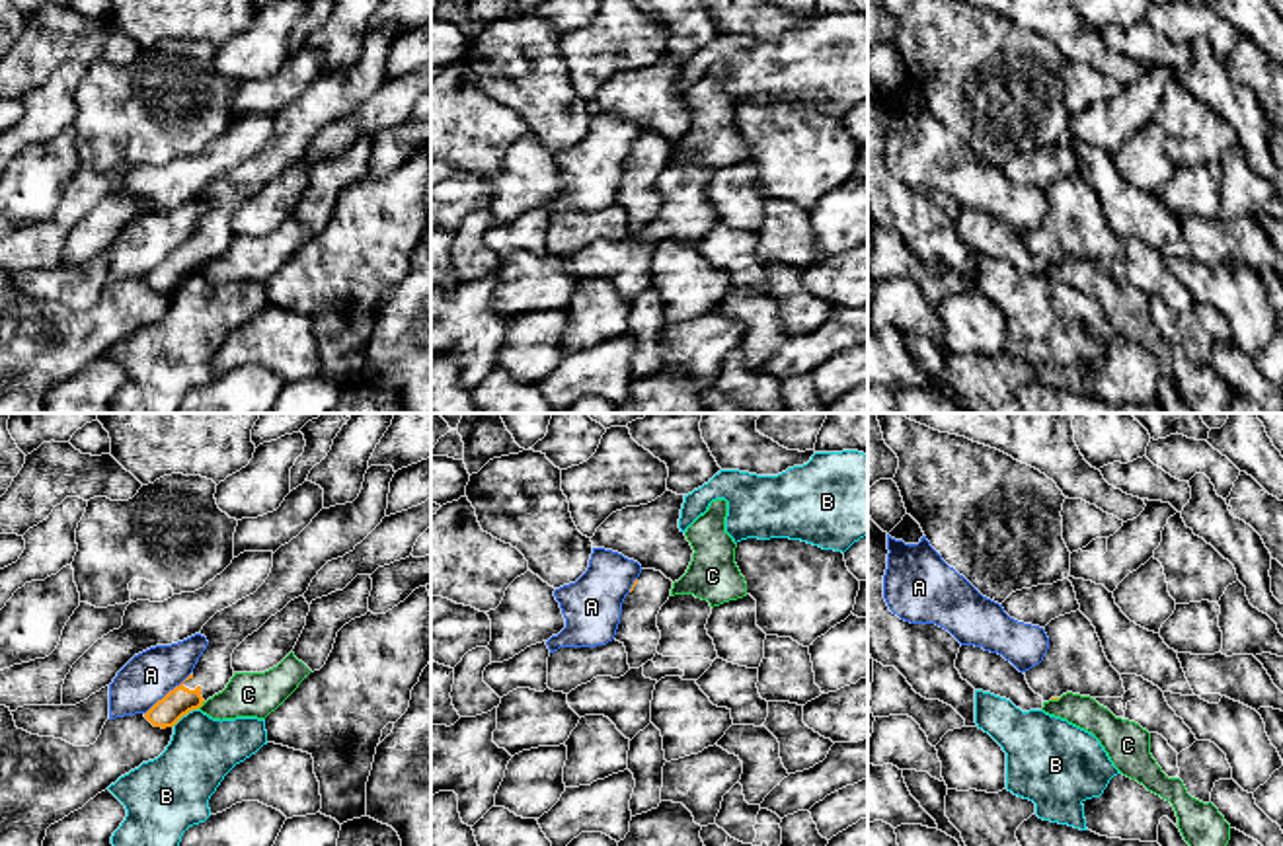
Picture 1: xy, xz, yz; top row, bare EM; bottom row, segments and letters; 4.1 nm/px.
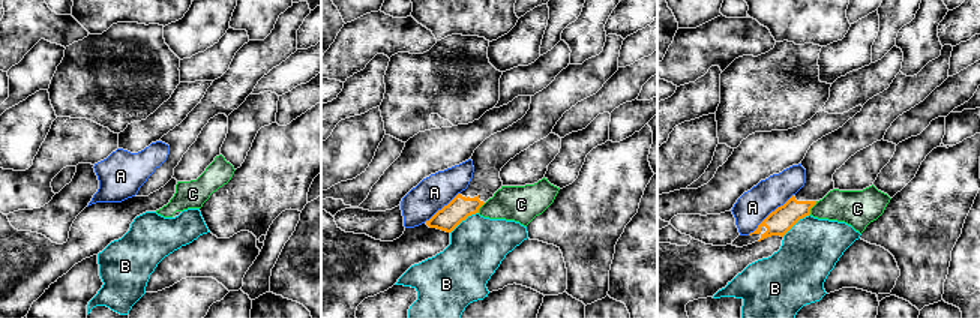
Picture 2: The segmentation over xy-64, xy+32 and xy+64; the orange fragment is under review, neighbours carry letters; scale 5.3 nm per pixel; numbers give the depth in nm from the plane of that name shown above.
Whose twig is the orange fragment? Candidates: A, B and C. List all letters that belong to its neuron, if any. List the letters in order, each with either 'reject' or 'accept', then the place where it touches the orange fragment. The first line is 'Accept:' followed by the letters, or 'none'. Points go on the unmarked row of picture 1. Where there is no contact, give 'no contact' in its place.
Accept: none
A: reject | xy (168, 256)
B: reject | xy (184, 277)
C: reject | xy (201, 268)

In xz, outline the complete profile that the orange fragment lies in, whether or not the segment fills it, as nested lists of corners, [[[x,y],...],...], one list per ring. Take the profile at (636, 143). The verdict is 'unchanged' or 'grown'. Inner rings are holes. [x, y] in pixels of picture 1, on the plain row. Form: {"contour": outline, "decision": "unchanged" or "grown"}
{"contour": [[[642,133],[626,158],[614,203],[626,211],[630,232],[640,232],[655,220],[661,203],[657,177],[671,152],[673,144],[661,135]]], "decision": "grown"}

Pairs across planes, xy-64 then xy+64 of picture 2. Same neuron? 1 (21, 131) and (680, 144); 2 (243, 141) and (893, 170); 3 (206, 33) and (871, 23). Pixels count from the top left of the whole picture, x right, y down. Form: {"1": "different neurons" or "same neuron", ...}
{"1": "same neuron", "2": "same neuron", "3": "same neuron"}

